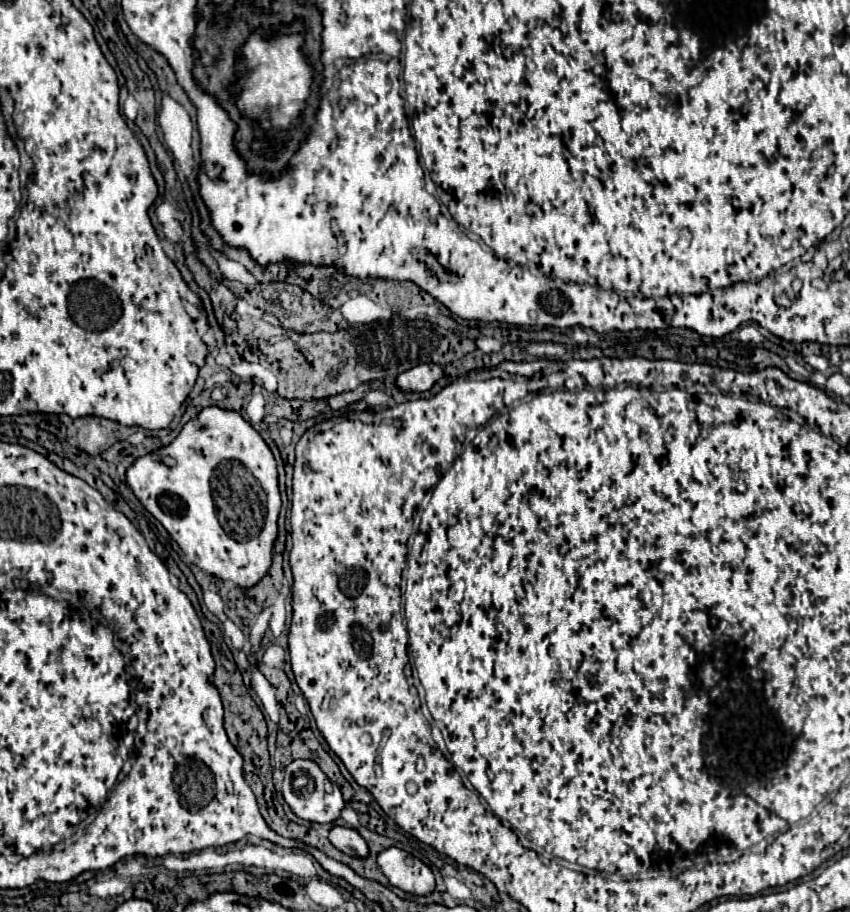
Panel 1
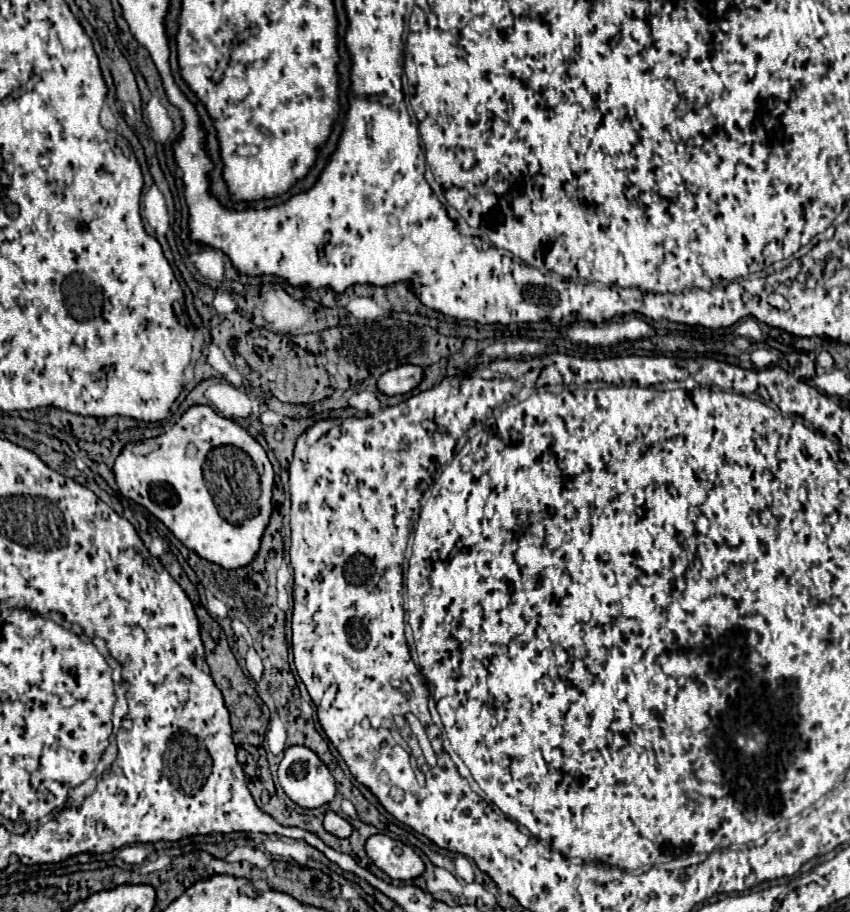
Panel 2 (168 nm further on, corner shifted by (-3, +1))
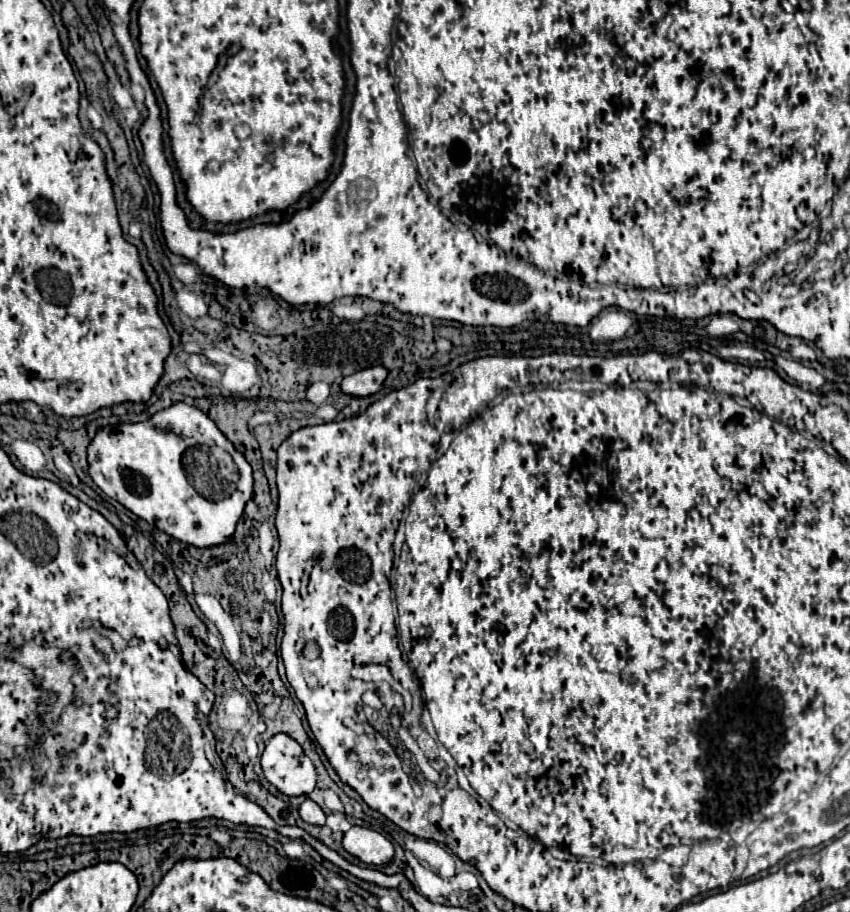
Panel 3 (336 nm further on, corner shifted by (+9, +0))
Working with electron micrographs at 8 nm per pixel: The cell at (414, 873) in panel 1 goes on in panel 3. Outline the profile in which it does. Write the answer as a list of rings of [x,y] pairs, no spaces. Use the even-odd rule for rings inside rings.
[[[352,826],[344,834],[342,846],[348,854],[360,858],[364,864],[370,866],[388,866],[394,860],[392,842],[370,828]]]

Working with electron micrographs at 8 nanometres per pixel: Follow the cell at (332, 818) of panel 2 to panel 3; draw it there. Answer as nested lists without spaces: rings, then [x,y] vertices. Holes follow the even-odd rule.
[[[304,800],[304,804],[300,806],[300,818],[308,824],[314,824],[314,826],[324,826],[326,824],[326,814],[312,800]]]

